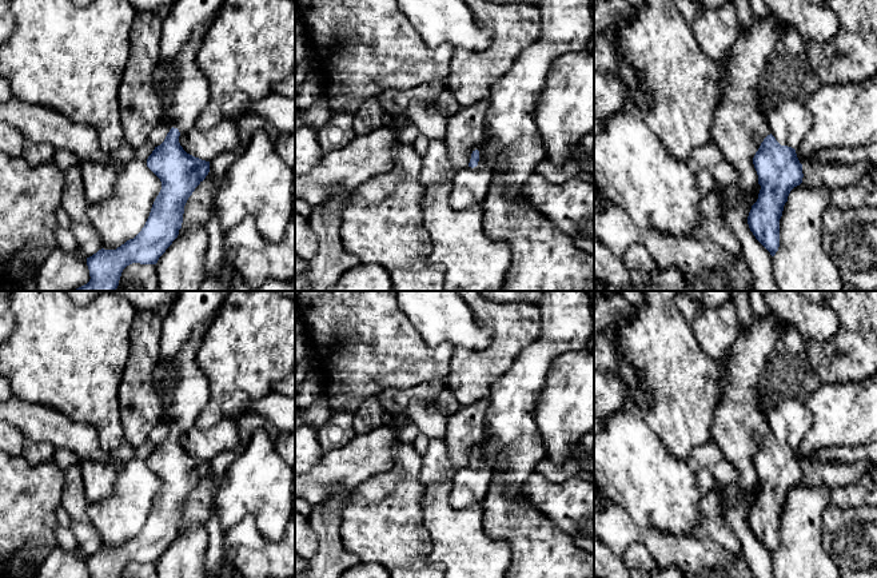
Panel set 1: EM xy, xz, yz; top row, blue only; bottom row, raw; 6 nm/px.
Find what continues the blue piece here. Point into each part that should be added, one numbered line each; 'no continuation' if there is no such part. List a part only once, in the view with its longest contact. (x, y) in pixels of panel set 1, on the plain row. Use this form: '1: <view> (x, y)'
1: yz (786, 381)

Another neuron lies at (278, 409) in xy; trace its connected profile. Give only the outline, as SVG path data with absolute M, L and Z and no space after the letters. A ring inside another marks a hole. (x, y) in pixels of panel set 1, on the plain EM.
M271 391L252 402L247 412L255 412L284 432L295 432L295 396Z

